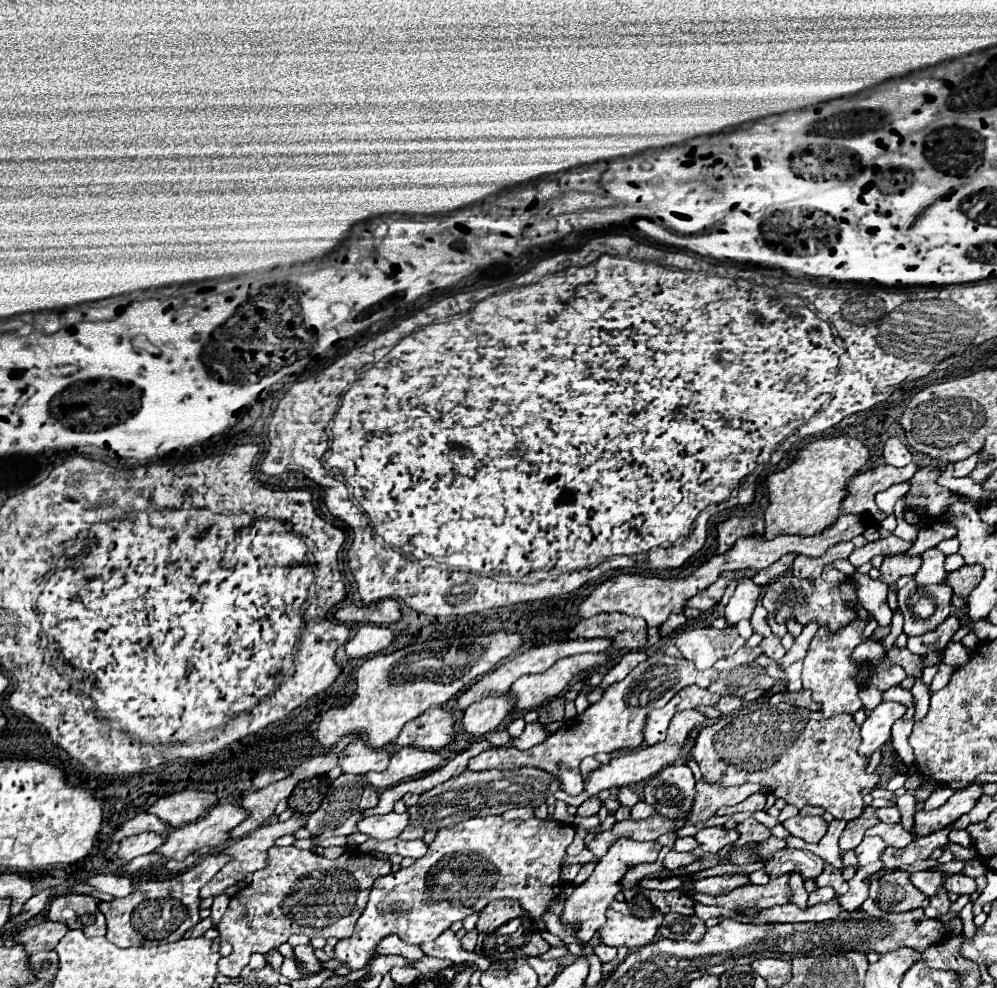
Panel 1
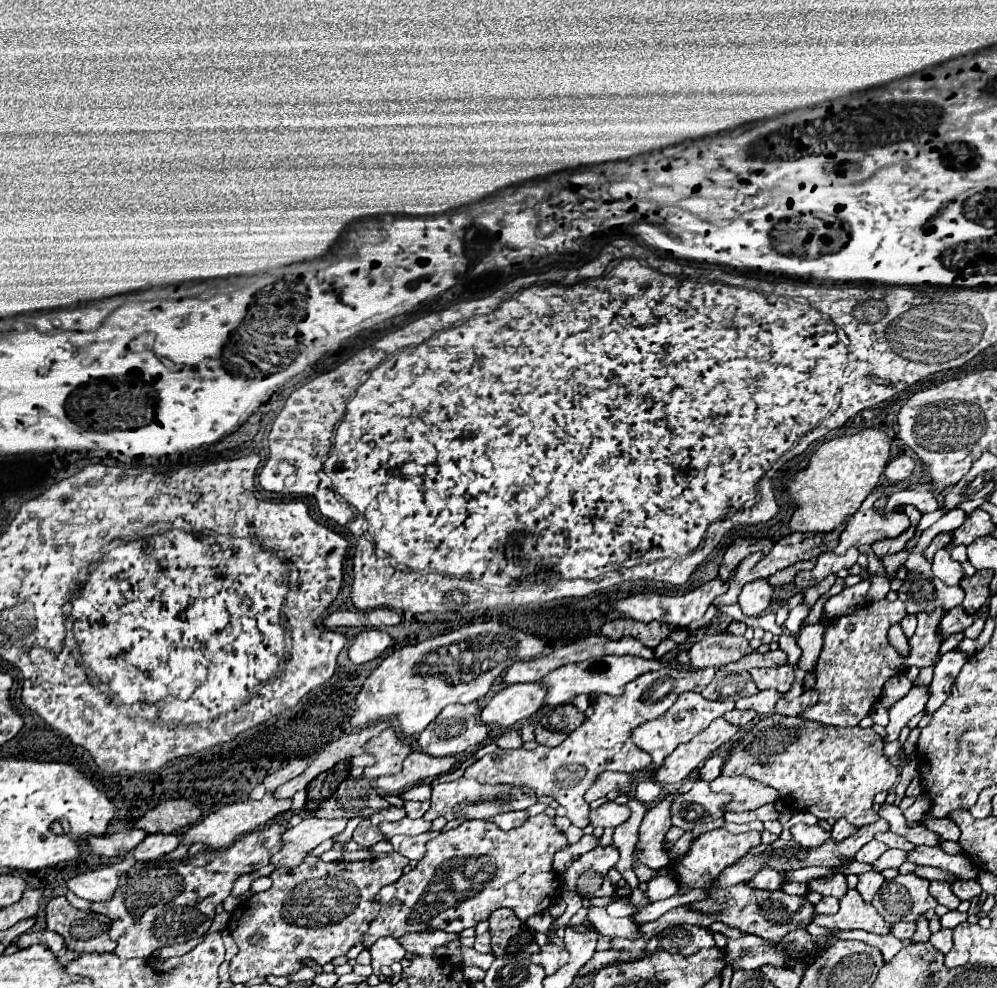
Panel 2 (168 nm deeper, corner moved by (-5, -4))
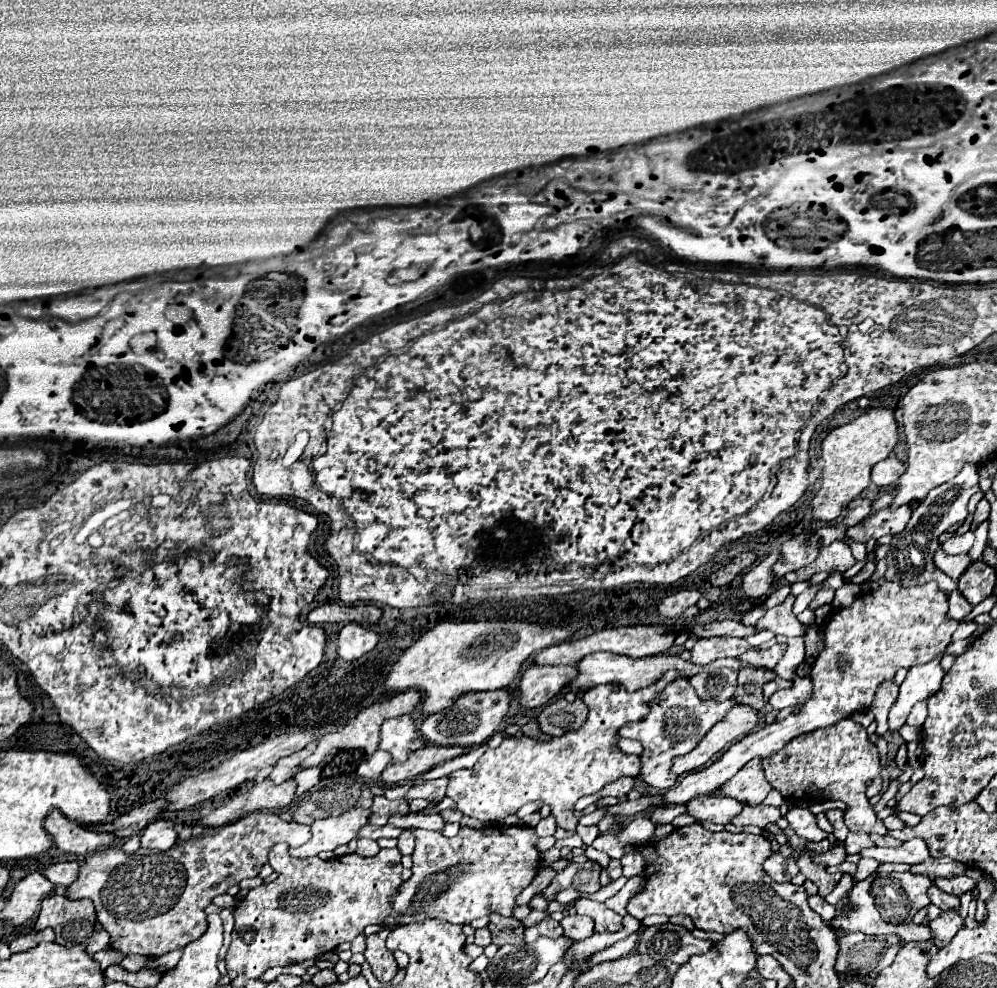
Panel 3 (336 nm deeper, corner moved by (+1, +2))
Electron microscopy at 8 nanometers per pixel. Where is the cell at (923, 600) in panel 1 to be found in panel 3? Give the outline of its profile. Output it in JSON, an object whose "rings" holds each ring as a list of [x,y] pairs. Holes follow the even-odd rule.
{"rings":[[[964,465],[960,475],[956,475],[952,481],[946,481],[944,485],[932,489],[928,493],[928,497],[924,501],[920,501],[920,505],[912,511],[912,517],[910,517],[906,529],[890,543],[890,553],[886,555],[886,561],[888,561],[888,573],[884,575],[886,581],[896,581],[904,587],[936,581],[944,593],[952,593],[952,589],[956,589],[956,583],[934,565],[932,555],[940,545],[938,537],[952,525],[966,519],[966,515],[968,515],[966,503],[976,491],[980,491],[978,481],[980,481],[980,465]]]}

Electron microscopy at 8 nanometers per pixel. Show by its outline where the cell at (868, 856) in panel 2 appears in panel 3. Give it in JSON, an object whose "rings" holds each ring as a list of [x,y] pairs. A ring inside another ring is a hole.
{"rings":[[[850,833],[844,843],[846,843],[846,849],[848,849],[850,855],[852,853],[860,853],[864,847],[872,847],[874,845],[870,835],[864,835],[864,833]]]}

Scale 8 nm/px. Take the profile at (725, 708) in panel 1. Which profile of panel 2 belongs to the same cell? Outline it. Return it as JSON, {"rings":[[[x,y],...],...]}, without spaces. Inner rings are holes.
{"rings":[[[766,689],[766,691],[760,691],[752,697],[742,697],[740,701],[735,702],[735,709],[744,711],[744,709],[754,709],[758,711],[760,715],[770,715],[774,711],[774,705],[778,699],[782,699],[784,695],[774,691],[774,689]]]}

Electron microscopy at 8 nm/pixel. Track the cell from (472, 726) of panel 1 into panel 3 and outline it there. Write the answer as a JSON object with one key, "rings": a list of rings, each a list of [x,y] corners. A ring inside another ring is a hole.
{"rings":[[[528,667],[518,685],[520,705],[526,709],[546,705],[564,691],[564,685],[572,677],[576,677],[576,667]]]}

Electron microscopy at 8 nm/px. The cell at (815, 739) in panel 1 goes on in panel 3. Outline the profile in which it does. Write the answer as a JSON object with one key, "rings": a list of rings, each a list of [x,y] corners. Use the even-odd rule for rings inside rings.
{"rings":[[[848,717],[844,721],[838,721],[836,725],[794,737],[792,741],[788,741],[788,745],[784,745],[784,749],[780,749],[780,753],[764,757],[762,769],[768,783],[776,791],[780,791],[784,799],[842,801],[846,805],[844,821],[850,831],[886,835],[884,823],[876,817],[866,797],[868,783],[880,775],[880,755],[876,745],[870,741],[866,729],[854,719]]]}

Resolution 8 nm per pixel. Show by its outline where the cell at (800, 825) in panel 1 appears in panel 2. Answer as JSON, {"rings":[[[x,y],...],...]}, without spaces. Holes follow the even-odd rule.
{"rings":[[[794,825],[790,829],[790,833],[792,833],[794,841],[798,841],[806,849],[818,847],[830,837],[830,833],[824,831],[820,825]]]}

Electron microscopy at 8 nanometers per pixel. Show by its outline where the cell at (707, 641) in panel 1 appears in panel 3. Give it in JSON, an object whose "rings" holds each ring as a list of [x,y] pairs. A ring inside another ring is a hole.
{"rings":[[[712,637],[712,639],[698,639],[694,649],[690,651],[690,661],[696,665],[708,665],[714,659],[720,657],[738,657],[744,651],[748,651],[750,645],[746,639],[738,637]]]}

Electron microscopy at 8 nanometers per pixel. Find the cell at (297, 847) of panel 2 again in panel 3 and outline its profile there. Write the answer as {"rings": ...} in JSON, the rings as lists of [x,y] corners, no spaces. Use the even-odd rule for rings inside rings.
{"rings":[[[350,809],[340,817],[318,819],[310,825],[312,839],[304,845],[290,849],[292,857],[314,857],[322,851],[334,851],[342,843],[356,839],[356,831],[368,823],[370,809]]]}

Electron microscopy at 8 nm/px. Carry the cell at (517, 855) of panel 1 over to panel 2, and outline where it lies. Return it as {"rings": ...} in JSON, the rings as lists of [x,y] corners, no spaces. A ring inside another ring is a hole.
{"rings":[[[542,813],[542,815],[536,815],[536,817],[530,817],[524,825],[520,825],[520,827],[516,827],[516,829],[510,829],[510,831],[502,831],[502,829],[498,829],[494,823],[488,823],[488,821],[466,821],[466,823],[462,823],[460,827],[456,827],[456,829],[452,829],[452,831],[444,831],[444,833],[440,833],[438,837],[434,837],[434,839],[430,839],[430,841],[426,843],[426,855],[424,855],[424,859],[418,861],[418,865],[416,865],[410,873],[404,873],[404,877],[398,879],[398,883],[386,885],[386,887],[382,889],[382,893],[380,893],[382,905],[380,905],[378,917],[370,923],[370,929],[368,929],[368,933],[364,935],[364,941],[362,941],[362,943],[364,943],[366,947],[370,947],[370,945],[372,945],[376,939],[380,939],[380,937],[396,937],[396,939],[400,939],[400,937],[406,935],[406,933],[422,931],[422,929],[424,929],[424,931],[442,929],[442,931],[450,931],[450,933],[460,933],[460,931],[464,931],[464,929],[468,929],[468,927],[476,927],[480,921],[486,921],[486,919],[490,917],[490,913],[496,911],[496,909],[500,909],[500,907],[512,909],[520,921],[526,921],[530,915],[546,911],[546,909],[554,903],[554,899],[558,897],[558,893],[560,893],[560,887],[562,887],[562,885],[560,885],[560,877],[558,877],[556,871],[552,869],[552,861],[554,861],[554,853],[556,853],[558,849],[562,849],[562,847],[566,847],[566,837],[564,837],[564,833],[560,833],[558,827],[554,825],[554,819],[548,817],[548,815],[544,815],[544,813]]]}

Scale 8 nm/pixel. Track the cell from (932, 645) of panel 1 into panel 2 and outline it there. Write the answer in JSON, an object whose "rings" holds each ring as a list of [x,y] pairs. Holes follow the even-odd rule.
{"rings":[[[958,605],[958,607],[952,607],[952,609],[944,615],[944,619],[942,619],[942,623],[940,623],[940,631],[944,633],[944,637],[948,637],[948,635],[952,635],[952,633],[964,631],[966,627],[972,625],[972,621],[974,621],[974,619]]]}

